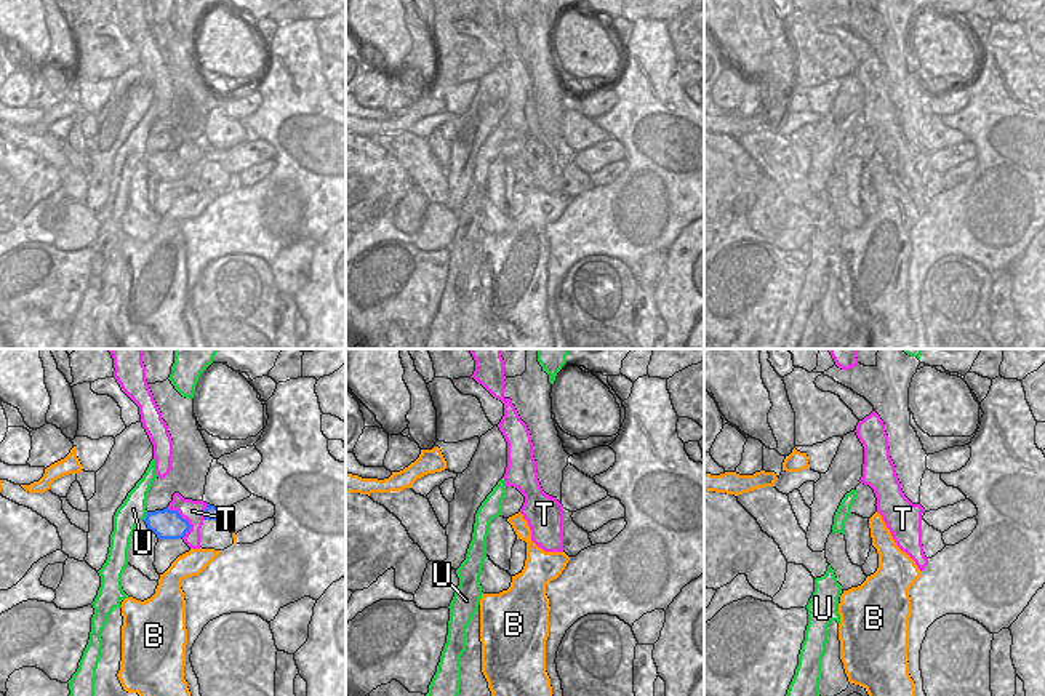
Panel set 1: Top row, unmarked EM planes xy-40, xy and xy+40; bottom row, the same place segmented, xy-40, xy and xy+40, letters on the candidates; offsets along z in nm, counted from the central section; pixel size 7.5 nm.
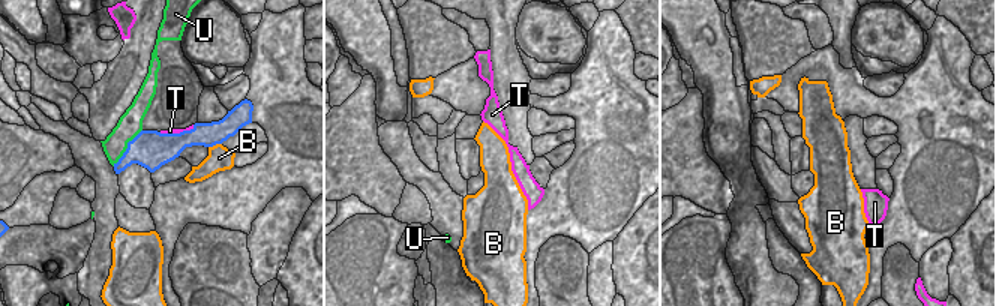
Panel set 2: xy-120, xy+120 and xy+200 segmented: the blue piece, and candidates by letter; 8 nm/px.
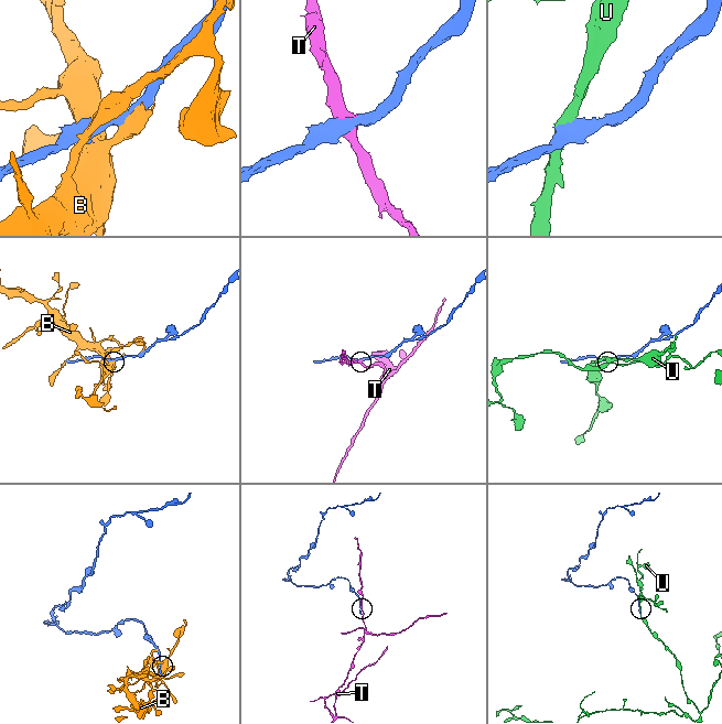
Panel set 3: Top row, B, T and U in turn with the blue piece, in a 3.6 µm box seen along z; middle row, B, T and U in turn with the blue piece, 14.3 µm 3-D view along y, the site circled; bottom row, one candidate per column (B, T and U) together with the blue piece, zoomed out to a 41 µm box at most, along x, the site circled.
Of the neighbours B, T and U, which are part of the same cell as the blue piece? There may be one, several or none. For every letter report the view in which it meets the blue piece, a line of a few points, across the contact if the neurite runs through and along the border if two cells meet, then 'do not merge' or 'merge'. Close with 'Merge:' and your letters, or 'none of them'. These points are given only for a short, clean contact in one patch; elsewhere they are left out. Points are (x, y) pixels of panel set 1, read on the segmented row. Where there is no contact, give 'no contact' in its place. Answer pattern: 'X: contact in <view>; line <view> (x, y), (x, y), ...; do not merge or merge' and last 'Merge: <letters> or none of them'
B: no contact; do not merge
T: contact in xy-40; line xy-40 (167, 508), (175, 509), (188, 522), (189, 530), (183, 538); do not merge
U: contact in xy-40; line xy-40 (148, 512), (143, 519); do not merge
Merge: none of them

